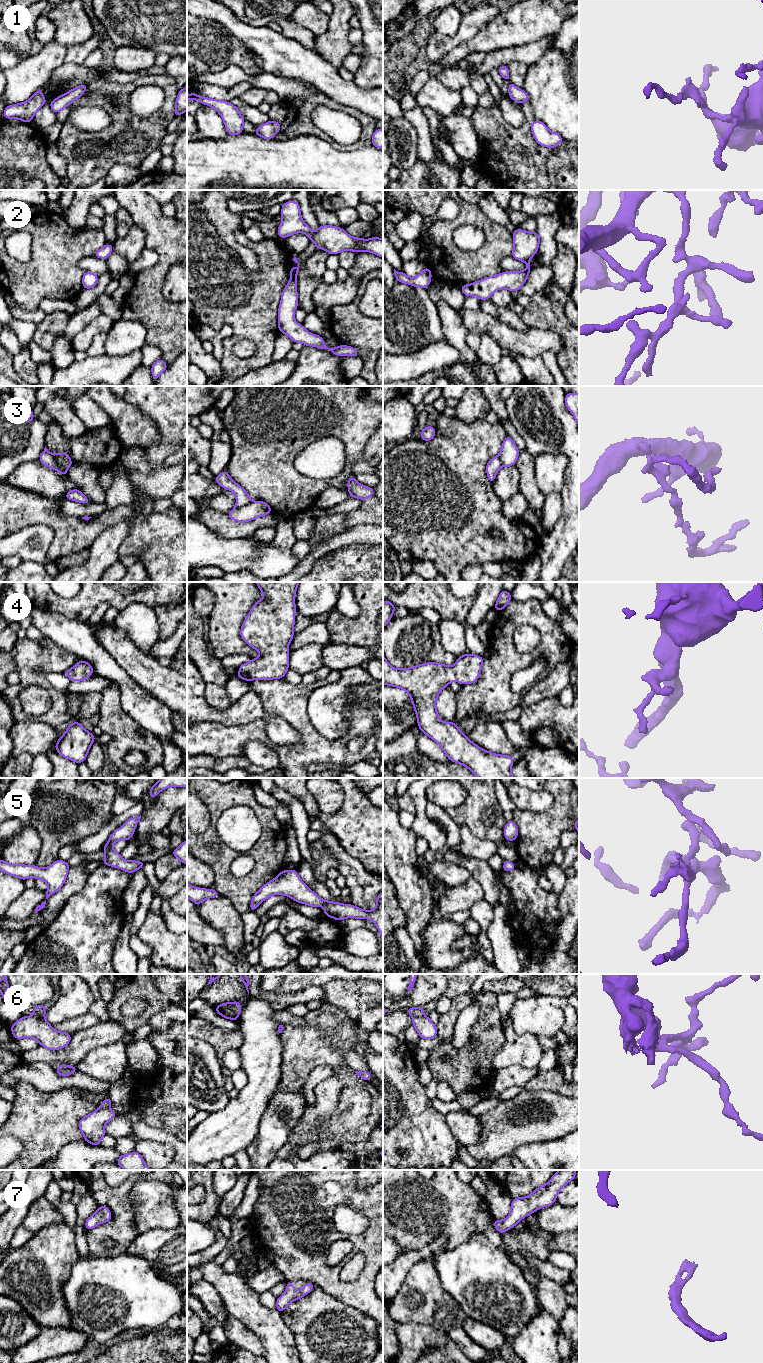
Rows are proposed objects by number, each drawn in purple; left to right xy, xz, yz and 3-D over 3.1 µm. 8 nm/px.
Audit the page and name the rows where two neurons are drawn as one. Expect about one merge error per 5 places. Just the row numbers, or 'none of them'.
3, 6

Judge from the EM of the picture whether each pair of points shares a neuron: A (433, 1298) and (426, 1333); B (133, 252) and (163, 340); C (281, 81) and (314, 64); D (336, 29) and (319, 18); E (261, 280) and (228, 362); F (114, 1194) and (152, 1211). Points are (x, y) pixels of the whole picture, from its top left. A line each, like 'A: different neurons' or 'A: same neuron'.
A: different neurons
B: different neurons
C: different neurons
D: different neurons
E: same neuron
F: different neurons

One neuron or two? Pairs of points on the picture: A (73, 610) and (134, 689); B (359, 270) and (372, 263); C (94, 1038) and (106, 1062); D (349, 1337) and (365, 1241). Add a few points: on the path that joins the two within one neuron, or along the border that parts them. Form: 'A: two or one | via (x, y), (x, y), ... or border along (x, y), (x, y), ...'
A: two | border along (60, 613), (71, 619), (86, 622)
B: one | via (362, 267), (369, 263)
C: two | border along (121, 1041), (98, 1045), (91, 1049), (80, 1061)
D: two | border along (333, 1297), (372, 1318)

